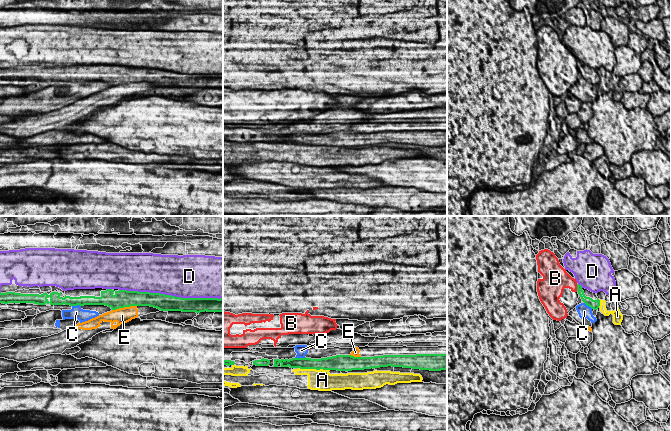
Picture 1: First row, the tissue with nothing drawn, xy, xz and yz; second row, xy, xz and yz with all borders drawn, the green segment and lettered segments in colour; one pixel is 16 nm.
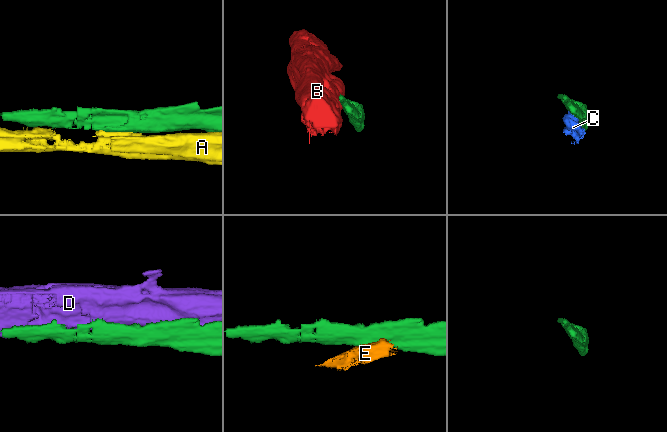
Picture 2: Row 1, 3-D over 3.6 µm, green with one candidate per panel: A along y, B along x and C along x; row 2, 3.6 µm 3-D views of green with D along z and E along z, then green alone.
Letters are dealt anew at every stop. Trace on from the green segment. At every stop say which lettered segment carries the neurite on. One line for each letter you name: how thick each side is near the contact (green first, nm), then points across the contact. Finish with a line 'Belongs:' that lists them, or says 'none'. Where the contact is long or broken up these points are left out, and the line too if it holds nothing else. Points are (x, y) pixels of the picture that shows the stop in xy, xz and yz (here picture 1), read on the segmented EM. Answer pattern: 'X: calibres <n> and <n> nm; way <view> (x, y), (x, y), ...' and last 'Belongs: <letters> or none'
Belongs: none

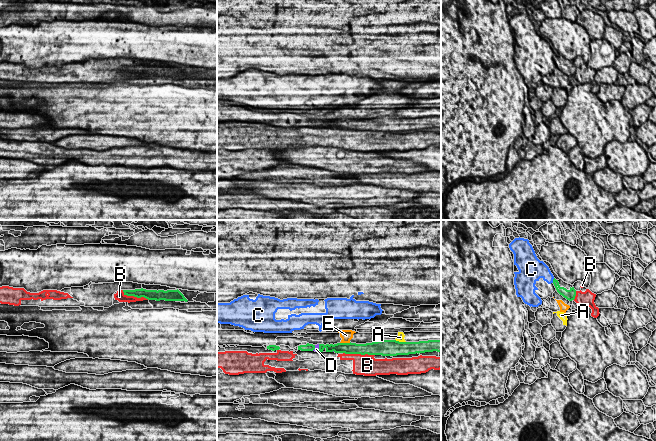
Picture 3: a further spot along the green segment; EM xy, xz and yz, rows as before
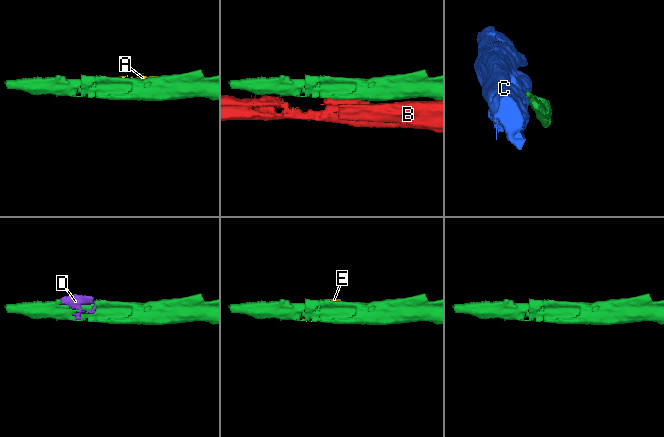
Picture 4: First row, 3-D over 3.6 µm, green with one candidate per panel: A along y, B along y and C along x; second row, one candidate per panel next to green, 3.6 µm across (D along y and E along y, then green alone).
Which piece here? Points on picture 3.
D: calibres 130 and 70 nm
Belongs: D

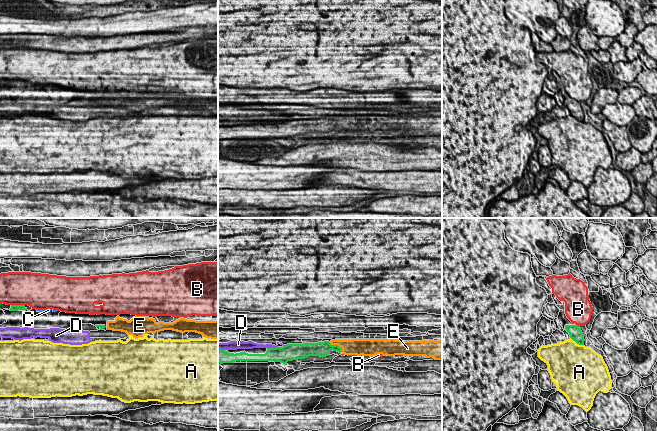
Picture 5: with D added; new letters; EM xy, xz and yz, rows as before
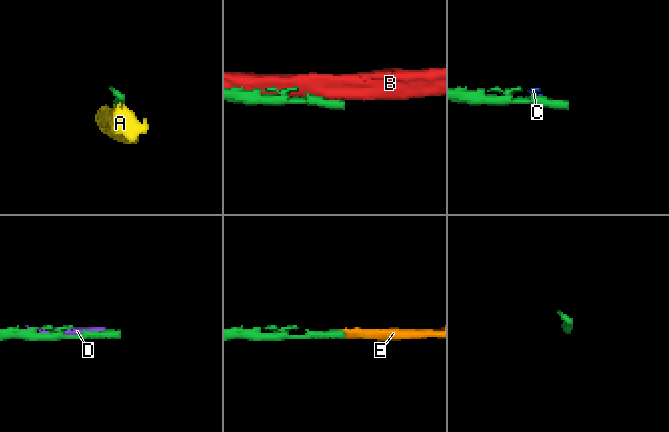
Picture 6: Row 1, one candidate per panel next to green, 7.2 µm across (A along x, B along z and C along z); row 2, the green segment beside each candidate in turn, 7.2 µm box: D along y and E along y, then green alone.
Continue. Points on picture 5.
E: calibres 240 and 260 nm
Belongs: E

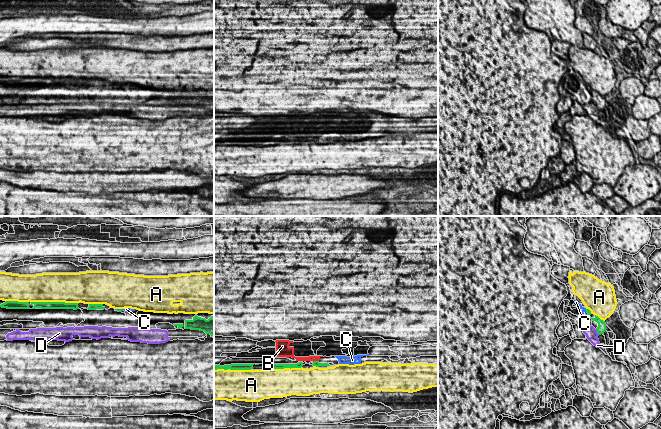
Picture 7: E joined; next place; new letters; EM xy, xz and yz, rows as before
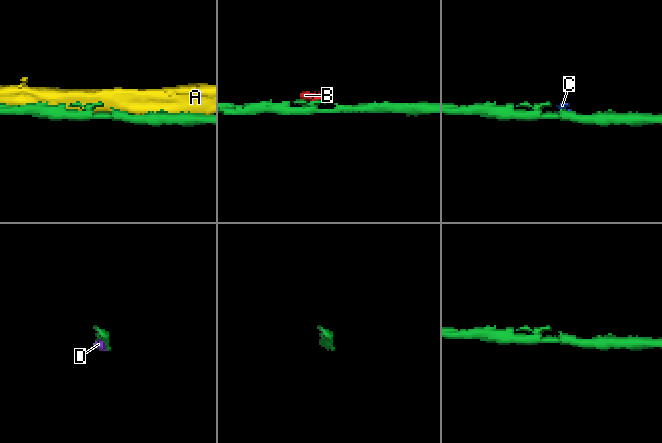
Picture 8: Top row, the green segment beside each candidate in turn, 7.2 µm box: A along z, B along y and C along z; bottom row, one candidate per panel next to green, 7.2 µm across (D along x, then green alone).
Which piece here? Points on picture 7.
Belongs: none

